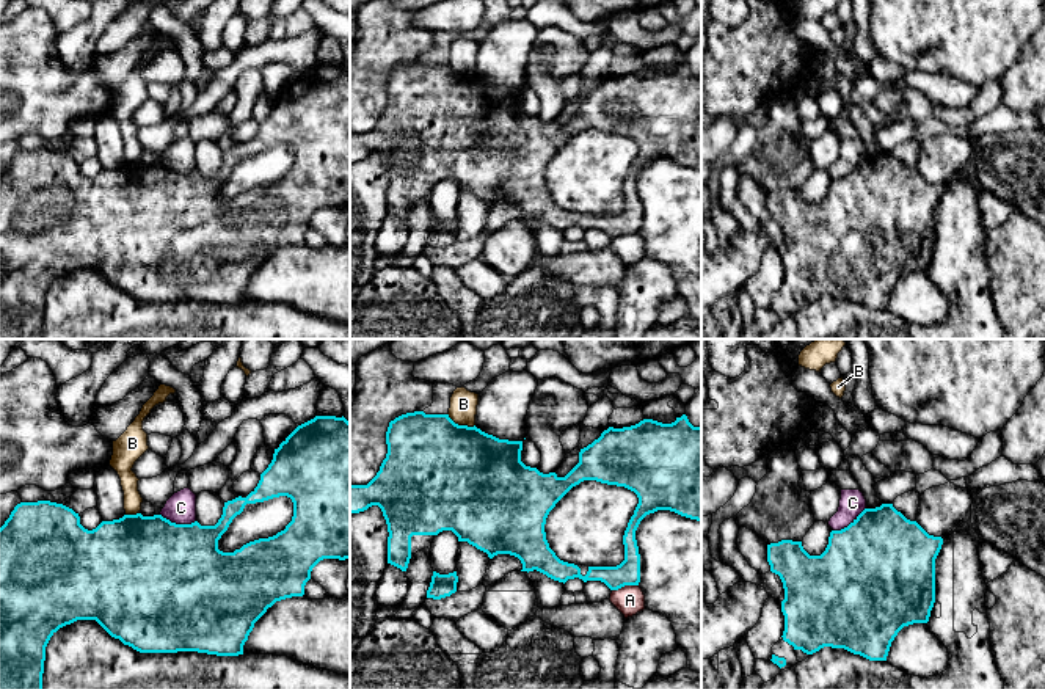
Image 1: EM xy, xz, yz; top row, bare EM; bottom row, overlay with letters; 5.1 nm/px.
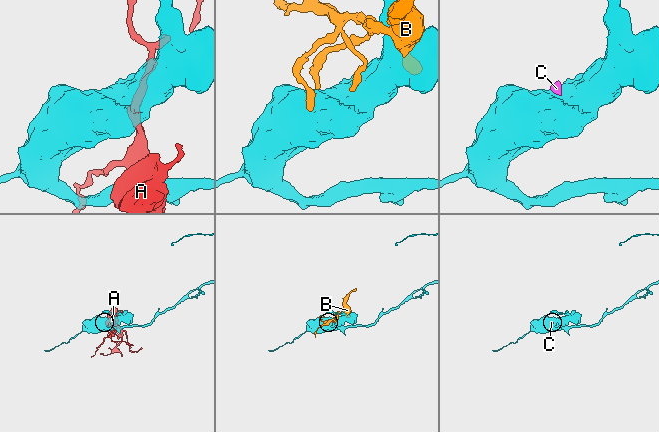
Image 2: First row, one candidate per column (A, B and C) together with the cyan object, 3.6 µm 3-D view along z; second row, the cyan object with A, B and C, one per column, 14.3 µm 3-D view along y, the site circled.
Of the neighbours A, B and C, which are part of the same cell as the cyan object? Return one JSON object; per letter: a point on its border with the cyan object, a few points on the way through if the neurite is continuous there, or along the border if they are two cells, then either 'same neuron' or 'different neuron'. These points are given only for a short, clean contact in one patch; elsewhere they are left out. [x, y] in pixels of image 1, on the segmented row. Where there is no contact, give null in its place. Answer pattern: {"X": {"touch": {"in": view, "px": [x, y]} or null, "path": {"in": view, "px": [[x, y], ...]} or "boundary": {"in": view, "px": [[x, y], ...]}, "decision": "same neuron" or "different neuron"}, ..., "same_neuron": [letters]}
{"A": {"touch": {"in": "xz", "px": [625, 584]}, "decision": "different neuron"}, "B": {"touch": {"in": "xz", "px": [460, 426]}, "decision": "different neuron"}, "C": {"touch": {"in": "xy", "px": [178, 524]}, "boundary": {"in": "xy", "px": [[160, 514], [176, 523], [195, 521]]}, "decision": "different neuron"}, "same_neuron": []}

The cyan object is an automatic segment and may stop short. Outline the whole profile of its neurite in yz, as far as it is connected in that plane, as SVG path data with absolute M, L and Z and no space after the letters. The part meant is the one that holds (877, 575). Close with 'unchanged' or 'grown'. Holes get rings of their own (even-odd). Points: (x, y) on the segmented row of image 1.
M893 504L865 509L847 527L832 530L821 556L810 556L802 541L767 545L770 571L780 576L785 589L785 631L772 647L770 661L781 670L791 669L824 647L887 661L891 642L904 626L929 622L941 545L941 537L929 535Z | grown

